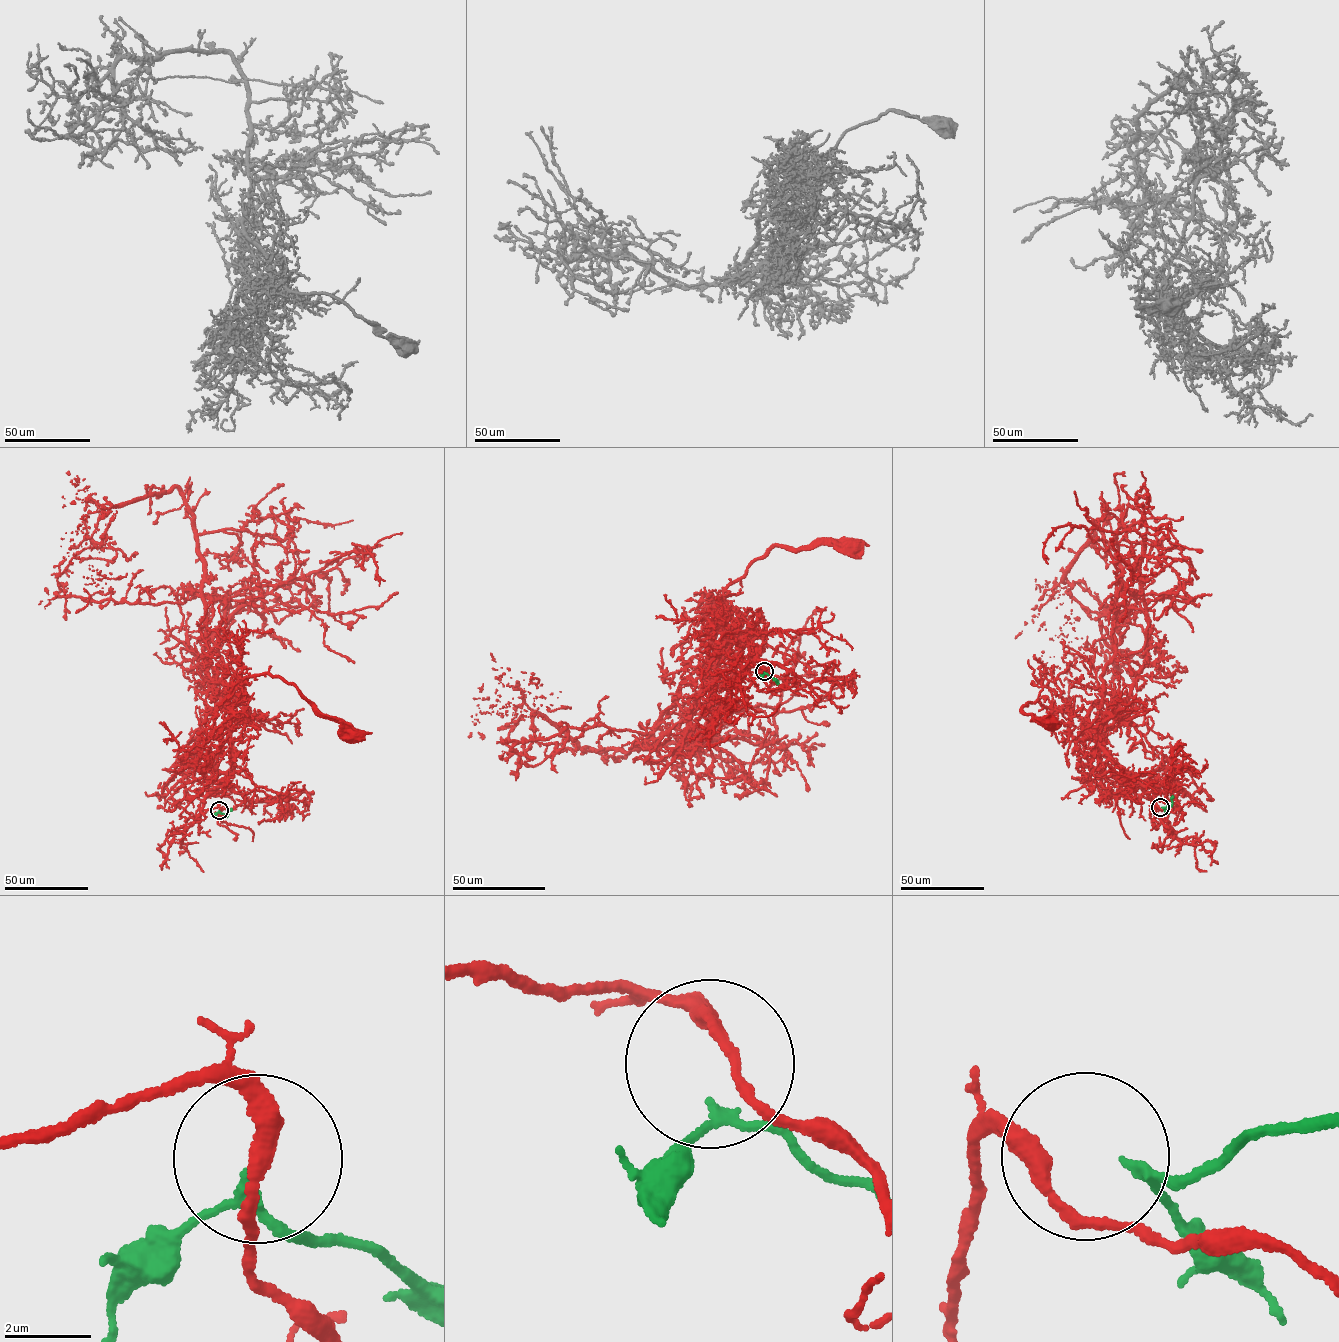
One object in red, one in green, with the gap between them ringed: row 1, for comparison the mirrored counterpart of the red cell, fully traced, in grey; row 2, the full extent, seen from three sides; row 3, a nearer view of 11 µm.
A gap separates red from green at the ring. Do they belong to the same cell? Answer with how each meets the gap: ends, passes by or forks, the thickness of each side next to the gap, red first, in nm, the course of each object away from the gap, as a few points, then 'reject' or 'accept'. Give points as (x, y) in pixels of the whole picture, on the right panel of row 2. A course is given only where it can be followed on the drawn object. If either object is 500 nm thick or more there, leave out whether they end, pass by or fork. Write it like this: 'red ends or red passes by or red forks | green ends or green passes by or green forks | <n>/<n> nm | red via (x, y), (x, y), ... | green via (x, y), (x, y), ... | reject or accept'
red passes by | green passes by | 380/190 nm | red via (1159, 807), (1155, 814), (1140, 784), (1084, 730), (1081, 718), (1038, 700), (1023, 707), (1036, 721), (1049, 724) | green via (1162, 807), (1171, 805), (1173, 795) | reject

